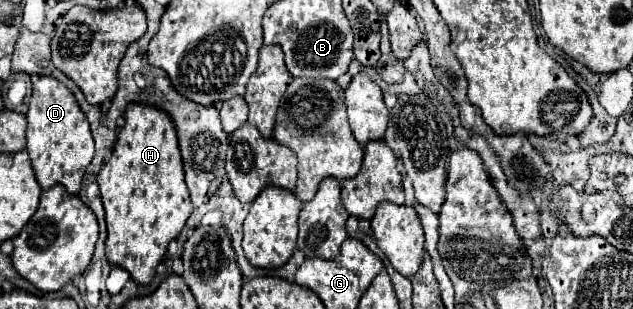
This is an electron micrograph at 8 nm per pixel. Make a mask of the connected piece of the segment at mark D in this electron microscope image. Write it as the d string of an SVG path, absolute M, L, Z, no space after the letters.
M32 76L32 96L26 120L26 150L30 154L38 184L42 188L64 184L70 194L78 194L84 172L94 156L94 140L86 114L82 114L74 94L70 94L70 90L56 78Z

